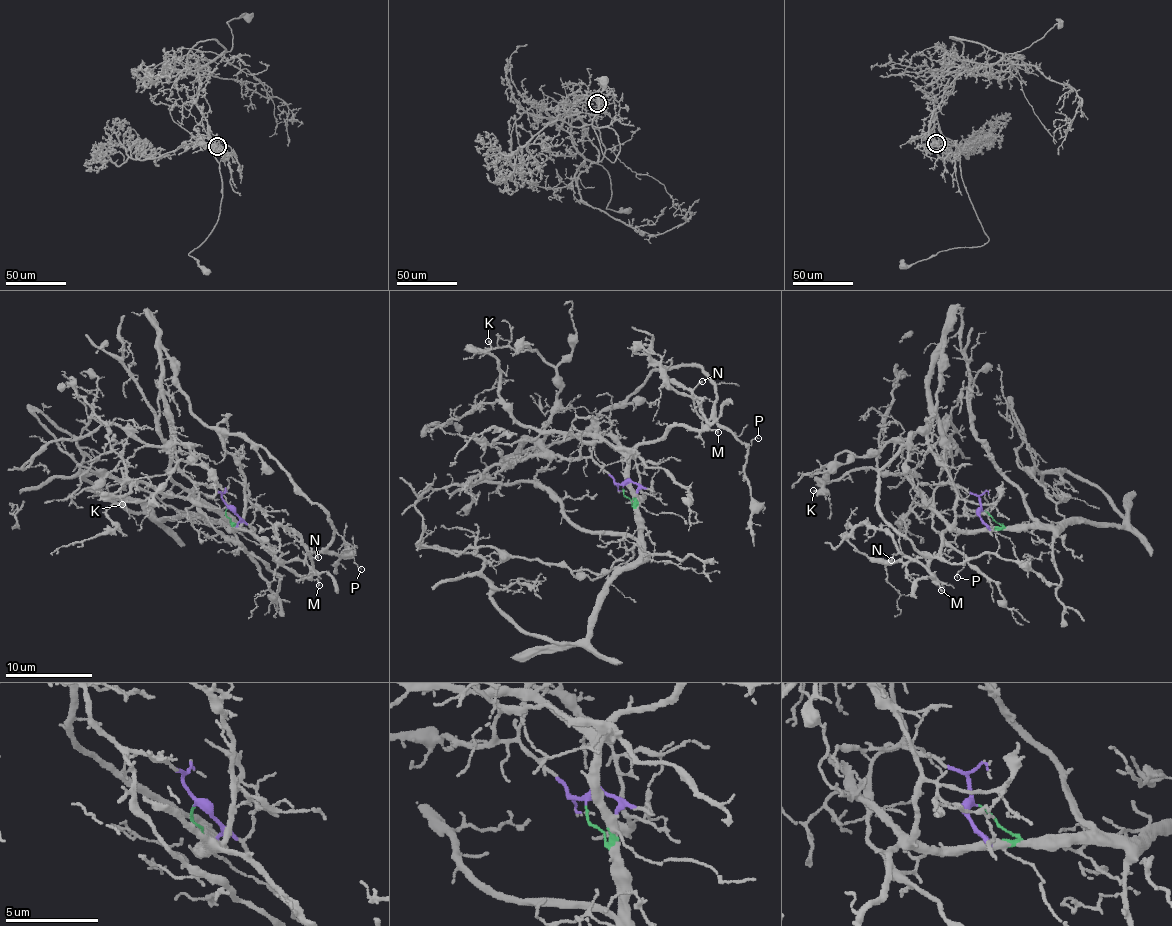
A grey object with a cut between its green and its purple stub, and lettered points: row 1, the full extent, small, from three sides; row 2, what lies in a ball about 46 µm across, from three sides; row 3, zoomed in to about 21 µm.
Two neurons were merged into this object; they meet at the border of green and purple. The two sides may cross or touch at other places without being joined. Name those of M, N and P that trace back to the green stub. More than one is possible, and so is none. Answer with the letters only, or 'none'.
M, N

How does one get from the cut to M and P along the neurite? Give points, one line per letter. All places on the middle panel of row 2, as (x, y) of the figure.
M: (623, 487), (624, 496), (632, 503), (629, 455), (640, 444), (656, 440), (673, 426), (719, 431)
P: (623, 487), (590, 457), (523, 440), (569, 440), (683, 365), (714, 386), (716, 420), (759, 439)

